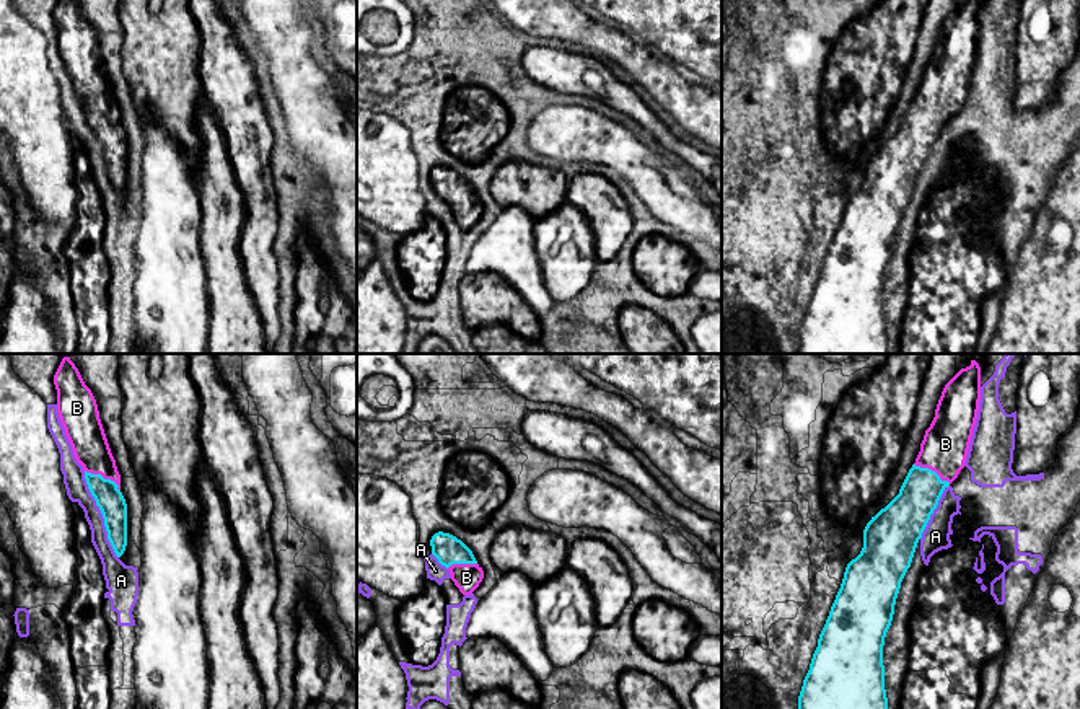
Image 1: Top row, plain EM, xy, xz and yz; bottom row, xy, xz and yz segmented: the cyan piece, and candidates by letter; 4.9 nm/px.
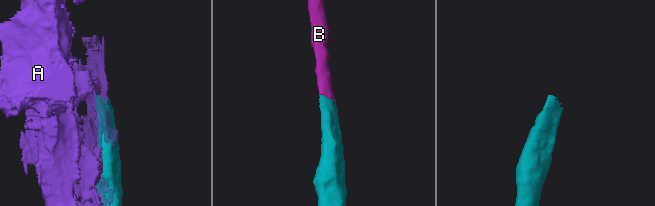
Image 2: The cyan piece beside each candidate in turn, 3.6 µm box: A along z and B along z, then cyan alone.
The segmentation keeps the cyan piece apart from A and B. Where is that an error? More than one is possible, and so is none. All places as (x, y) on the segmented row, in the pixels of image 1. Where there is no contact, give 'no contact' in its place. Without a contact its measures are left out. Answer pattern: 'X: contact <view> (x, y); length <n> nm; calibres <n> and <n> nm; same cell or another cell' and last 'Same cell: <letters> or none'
A: contact xy (103, 515); length 460 nm; calibres 140 and 110 nm; another cell
B: contact xy (103, 478); length 200 nm; calibres 140 and 180 nm; same cell
Same cell: B

